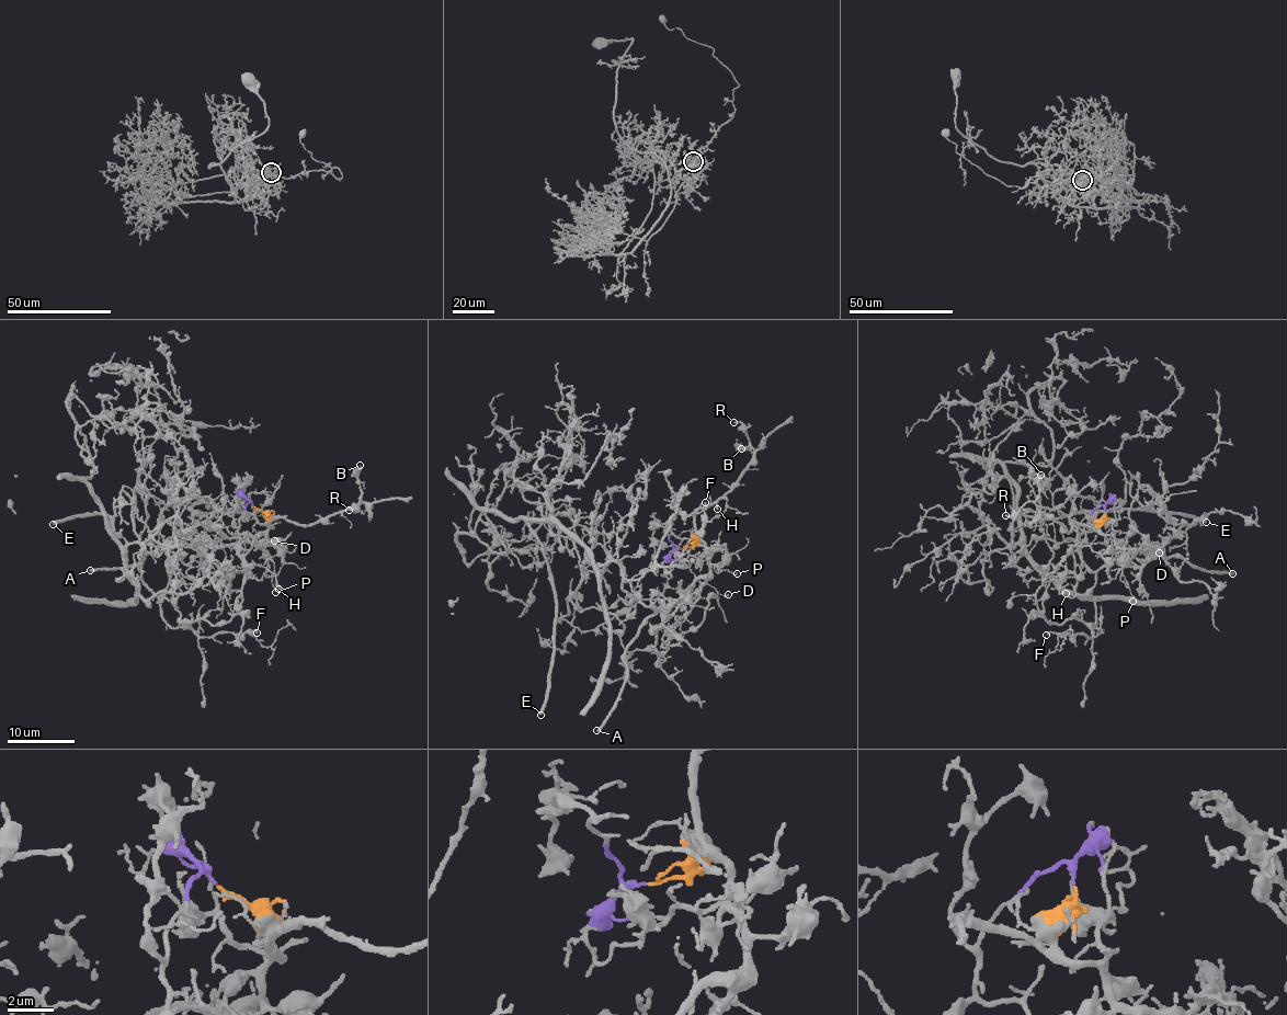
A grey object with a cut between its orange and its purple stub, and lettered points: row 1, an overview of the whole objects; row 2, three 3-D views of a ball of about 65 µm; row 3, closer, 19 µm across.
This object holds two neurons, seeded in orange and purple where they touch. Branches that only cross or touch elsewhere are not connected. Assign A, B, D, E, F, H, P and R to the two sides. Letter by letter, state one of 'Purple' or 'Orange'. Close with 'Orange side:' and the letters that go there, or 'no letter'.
A: Orange
B: Orange
D: Orange
E: Purple
F: Purple
H: Purple
P: Orange
R: Orange
Orange side: A, B, D, P, R

